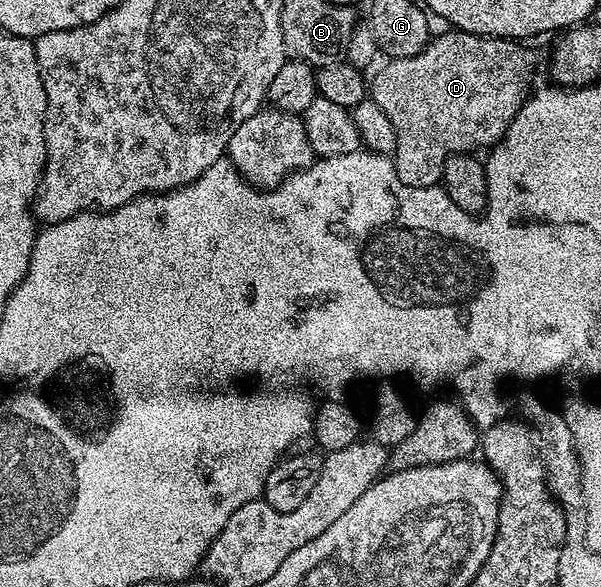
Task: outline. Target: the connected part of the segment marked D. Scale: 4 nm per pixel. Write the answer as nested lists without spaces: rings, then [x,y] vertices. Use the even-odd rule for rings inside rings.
[[[454,28],[448,29],[448,34],[436,33],[428,41],[427,47],[421,53],[415,54],[412,58],[392,58],[386,64],[384,70],[379,70],[375,74],[375,79],[370,79],[369,96],[374,102],[382,108],[385,116],[393,120],[393,132],[397,132],[397,148],[393,155],[395,171],[397,176],[403,181],[405,186],[433,186],[442,179],[443,165],[448,158],[452,156],[463,156],[468,152],[479,152],[482,146],[486,148],[494,147],[502,143],[504,134],[507,133],[509,124],[517,116],[517,112],[523,107],[525,99],[528,97],[527,90],[527,58],[523,55],[523,50],[518,41],[508,40],[505,38],[485,38],[482,34],[470,34],[464,30]]]

